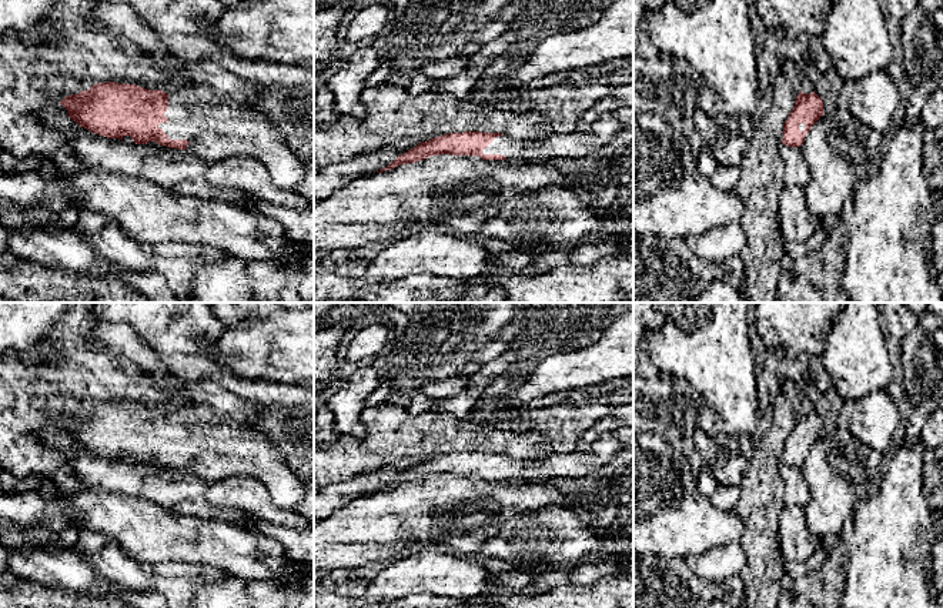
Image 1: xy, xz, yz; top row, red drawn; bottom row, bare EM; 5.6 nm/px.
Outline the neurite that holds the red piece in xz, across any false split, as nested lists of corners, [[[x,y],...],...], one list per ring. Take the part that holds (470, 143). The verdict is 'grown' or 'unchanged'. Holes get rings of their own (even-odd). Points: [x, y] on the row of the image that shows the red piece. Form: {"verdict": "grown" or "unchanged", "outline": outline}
{"verdict": "grown", "outline": [[[606,113],[583,130],[576,130],[571,134],[552,133],[539,140],[515,140],[501,133],[449,133],[421,141],[377,173],[439,154],[478,156],[482,160],[579,160],[608,144],[623,128],[623,124],[613,113]]]}

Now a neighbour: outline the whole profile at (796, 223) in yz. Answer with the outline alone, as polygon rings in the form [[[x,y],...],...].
[[[785,187],[779,200],[779,227],[783,240],[803,243],[819,226],[822,226],[822,220],[809,211],[805,188]]]

